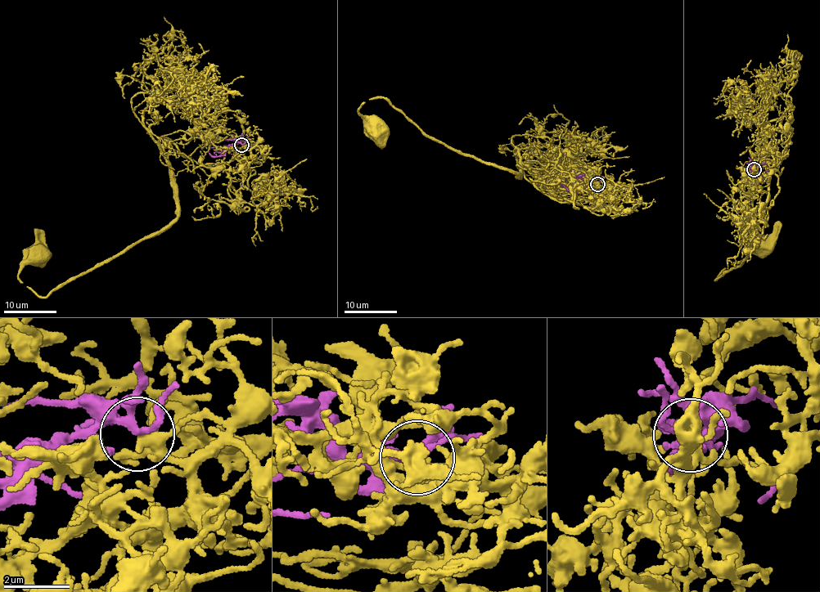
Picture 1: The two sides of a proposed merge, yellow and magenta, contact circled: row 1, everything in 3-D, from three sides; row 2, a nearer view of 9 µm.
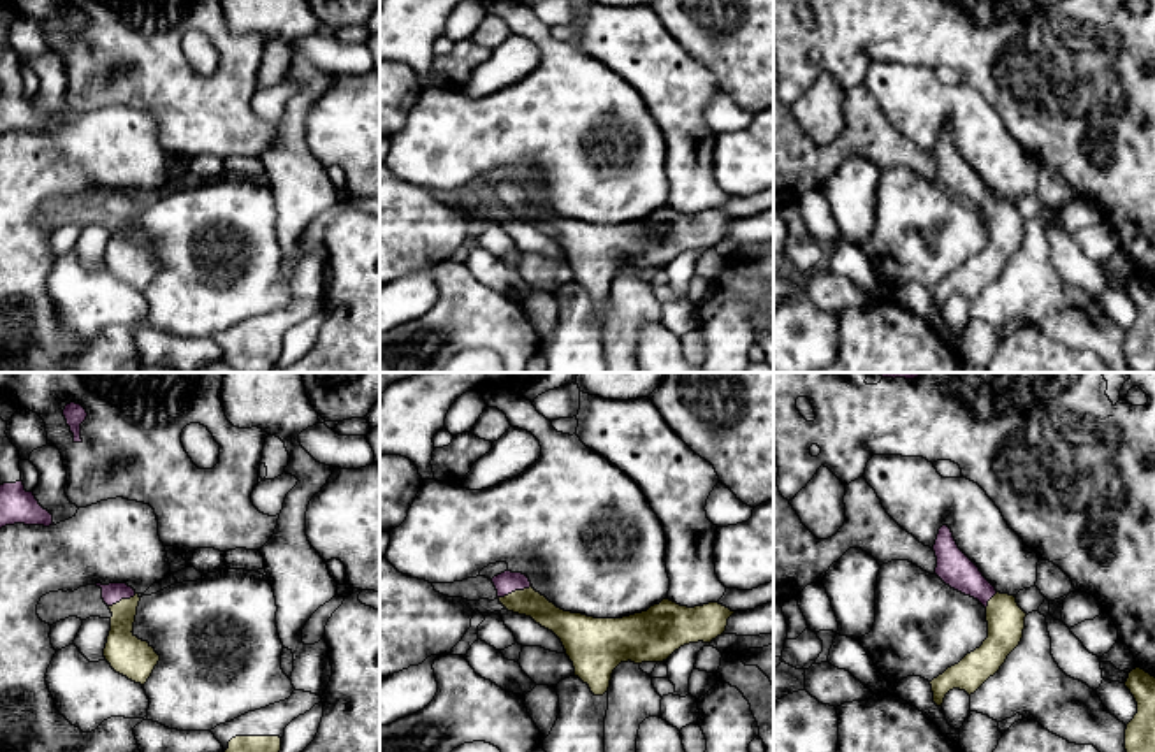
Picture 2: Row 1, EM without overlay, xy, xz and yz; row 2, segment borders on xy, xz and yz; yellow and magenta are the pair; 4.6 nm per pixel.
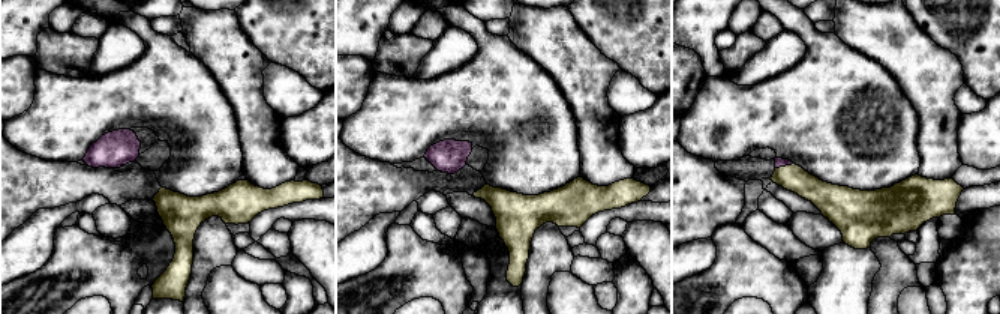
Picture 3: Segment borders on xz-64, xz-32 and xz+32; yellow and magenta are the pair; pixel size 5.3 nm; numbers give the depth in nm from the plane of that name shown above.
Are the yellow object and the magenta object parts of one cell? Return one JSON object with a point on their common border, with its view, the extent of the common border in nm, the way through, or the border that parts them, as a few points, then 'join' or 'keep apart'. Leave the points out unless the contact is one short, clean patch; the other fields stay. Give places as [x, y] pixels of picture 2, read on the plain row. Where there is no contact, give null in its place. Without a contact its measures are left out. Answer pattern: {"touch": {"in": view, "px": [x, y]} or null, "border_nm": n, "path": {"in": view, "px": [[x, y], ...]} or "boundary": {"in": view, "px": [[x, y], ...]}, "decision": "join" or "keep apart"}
{"touch": {"in": "xz", "px": [515, 197]}, "border_nm": 160, "path": {"in": "xz", "px": [[528, 208], [515, 197], [507, 188]]}, "decision": "join"}

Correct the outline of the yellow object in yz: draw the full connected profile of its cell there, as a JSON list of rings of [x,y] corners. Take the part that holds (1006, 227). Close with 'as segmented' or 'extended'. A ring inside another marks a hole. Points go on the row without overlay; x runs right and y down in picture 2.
[[[948,132],[939,135],[932,155],[937,163],[935,181],[951,195],[977,206],[986,214],[988,228],[988,244],[983,251],[930,288],[933,309],[942,313],[949,297],[960,295],[970,302],[999,279],[1023,244],[1027,220],[1018,213],[1014,202],[995,197],[979,174],[958,155]]]; extended

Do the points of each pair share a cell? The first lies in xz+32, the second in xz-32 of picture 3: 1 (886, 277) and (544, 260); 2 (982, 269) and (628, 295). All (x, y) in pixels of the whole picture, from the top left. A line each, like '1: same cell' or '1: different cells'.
1: same cell
2: same cell

